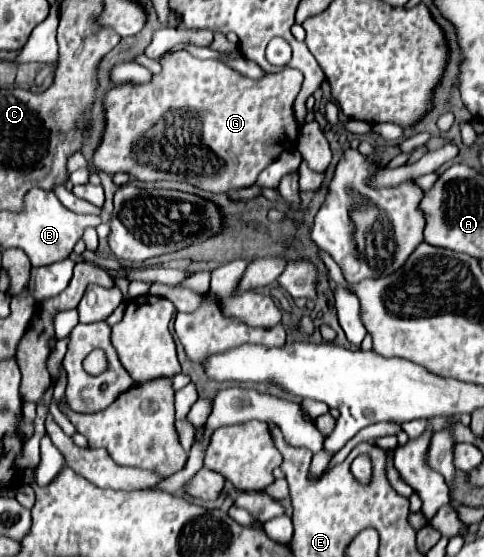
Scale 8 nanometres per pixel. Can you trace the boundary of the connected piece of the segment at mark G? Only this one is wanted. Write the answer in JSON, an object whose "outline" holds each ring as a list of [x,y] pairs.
{"outline":[[[174,52],[160,60],[162,72],[152,78],[146,86],[118,84],[106,96],[108,126],[104,132],[102,146],[98,148],[91,168],[72,172],[69,180],[74,185],[88,183],[92,170],[96,172],[126,172],[132,178],[154,182],[154,180],[176,180],[188,182],[204,192],[232,192],[248,188],[256,182],[258,174],[270,166],[282,152],[292,144],[296,146],[300,126],[294,116],[294,100],[302,88],[304,76],[300,70],[284,68],[278,74],[252,80],[220,60],[198,60],[188,52]]]}

